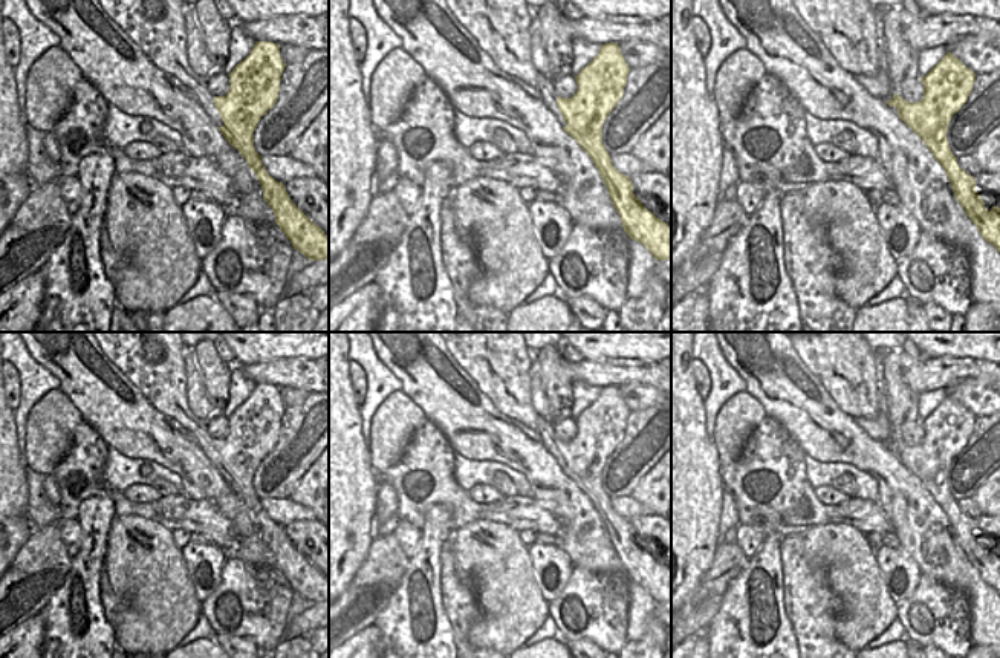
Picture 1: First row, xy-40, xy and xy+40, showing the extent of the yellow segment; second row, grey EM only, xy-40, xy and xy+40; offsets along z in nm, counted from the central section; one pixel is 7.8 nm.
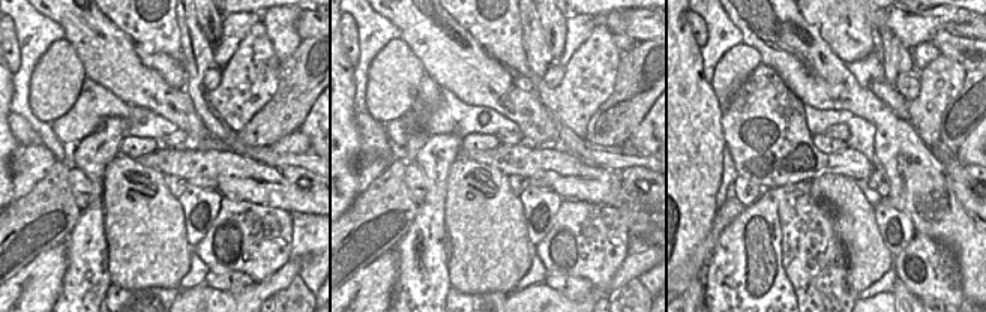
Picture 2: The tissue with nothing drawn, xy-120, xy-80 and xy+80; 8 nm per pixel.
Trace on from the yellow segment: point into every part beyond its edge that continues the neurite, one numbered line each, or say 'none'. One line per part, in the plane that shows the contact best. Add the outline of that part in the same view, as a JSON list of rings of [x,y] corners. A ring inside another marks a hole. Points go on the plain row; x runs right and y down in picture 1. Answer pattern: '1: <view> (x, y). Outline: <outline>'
1: xy-40 (153, 361). Outline: [[[92,332],[106,357],[131,381],[153,409],[180,425],[200,445],[217,470],[223,468],[214,439],[206,430],[206,421],[197,419],[187,399],[187,369],[182,357],[179,332]]]

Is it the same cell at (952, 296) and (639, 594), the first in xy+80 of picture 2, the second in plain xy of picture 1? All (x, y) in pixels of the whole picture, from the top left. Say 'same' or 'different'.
different

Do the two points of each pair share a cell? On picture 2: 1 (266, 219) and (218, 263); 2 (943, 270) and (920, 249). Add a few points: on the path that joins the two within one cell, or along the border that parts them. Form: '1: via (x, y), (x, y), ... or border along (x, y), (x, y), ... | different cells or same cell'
1: via (260, 234), (233, 264) | same cell
2: via (937, 266), (926, 255) | same cell

